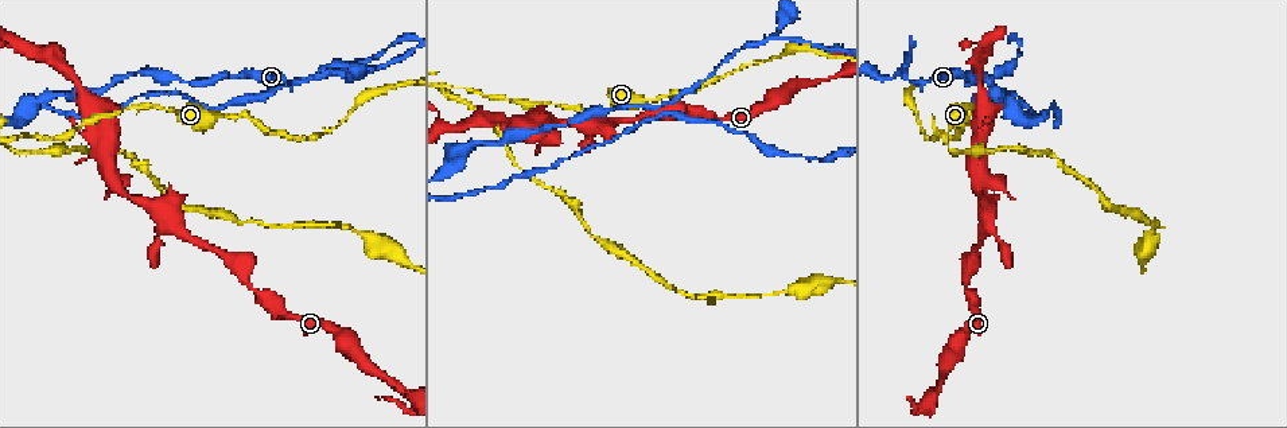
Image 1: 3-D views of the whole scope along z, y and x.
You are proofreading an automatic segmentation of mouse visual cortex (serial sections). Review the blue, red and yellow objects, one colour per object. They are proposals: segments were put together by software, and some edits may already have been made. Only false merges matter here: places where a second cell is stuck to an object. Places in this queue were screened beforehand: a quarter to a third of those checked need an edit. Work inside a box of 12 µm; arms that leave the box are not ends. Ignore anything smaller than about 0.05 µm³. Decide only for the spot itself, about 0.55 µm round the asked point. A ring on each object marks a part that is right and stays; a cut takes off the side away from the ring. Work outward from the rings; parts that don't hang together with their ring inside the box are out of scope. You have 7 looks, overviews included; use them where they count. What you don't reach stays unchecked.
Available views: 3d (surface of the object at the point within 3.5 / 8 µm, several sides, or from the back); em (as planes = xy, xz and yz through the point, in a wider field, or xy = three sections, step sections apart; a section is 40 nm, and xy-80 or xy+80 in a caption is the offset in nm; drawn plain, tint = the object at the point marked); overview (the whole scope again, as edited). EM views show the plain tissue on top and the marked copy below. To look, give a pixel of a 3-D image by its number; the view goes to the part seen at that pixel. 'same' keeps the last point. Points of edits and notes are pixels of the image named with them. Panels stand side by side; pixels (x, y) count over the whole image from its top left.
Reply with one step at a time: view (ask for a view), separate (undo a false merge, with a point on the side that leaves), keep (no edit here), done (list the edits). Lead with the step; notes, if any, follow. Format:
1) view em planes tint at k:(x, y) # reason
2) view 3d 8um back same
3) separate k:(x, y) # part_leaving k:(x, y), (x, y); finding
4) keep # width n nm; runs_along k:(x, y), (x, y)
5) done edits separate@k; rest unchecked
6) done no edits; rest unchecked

view 3d 3.5um at 1:(900, 72) # thick turns thin

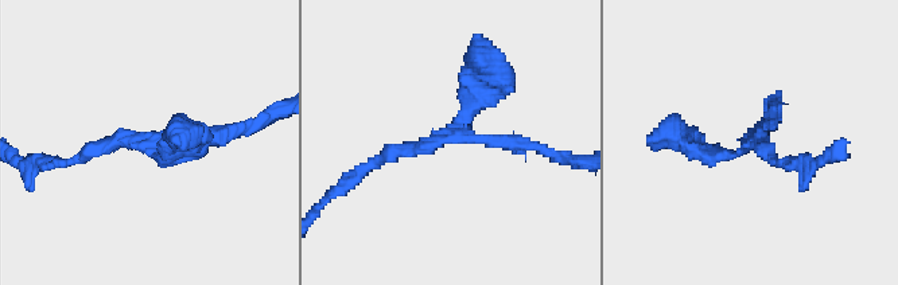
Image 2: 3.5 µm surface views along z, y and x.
view em xy step 2 tint at 2:(753, 141)

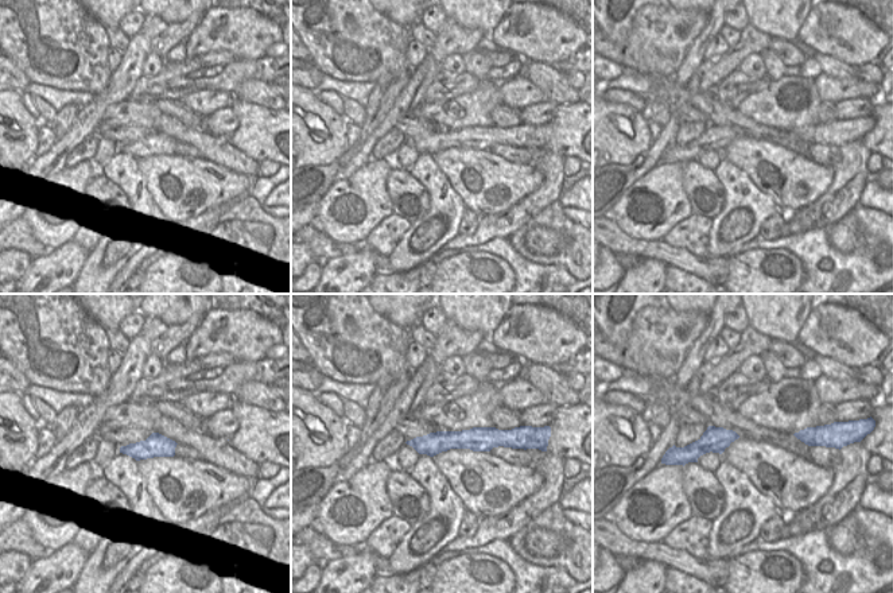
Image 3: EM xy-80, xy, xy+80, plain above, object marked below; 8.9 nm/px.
view em xy step 3 tint same

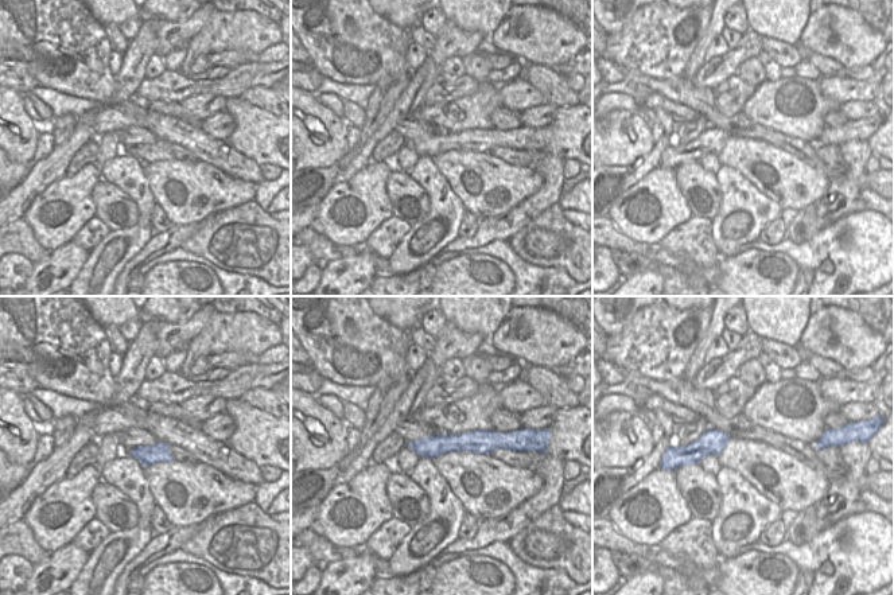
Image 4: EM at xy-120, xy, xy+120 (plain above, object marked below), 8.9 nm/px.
keep # runs_along 2:(366, 163), (444, 139), (482, 70); all the same cell

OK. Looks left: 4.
view 3d 3.5um at 1:(116, 183) # thick turns thin

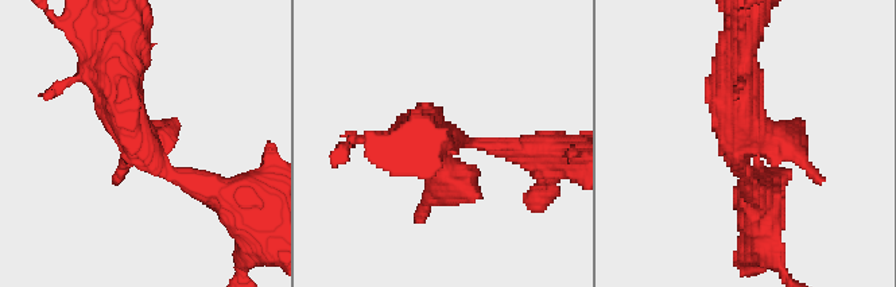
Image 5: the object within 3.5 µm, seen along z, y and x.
view em xy step 3 tint at 5:(744, 137) # now the EM

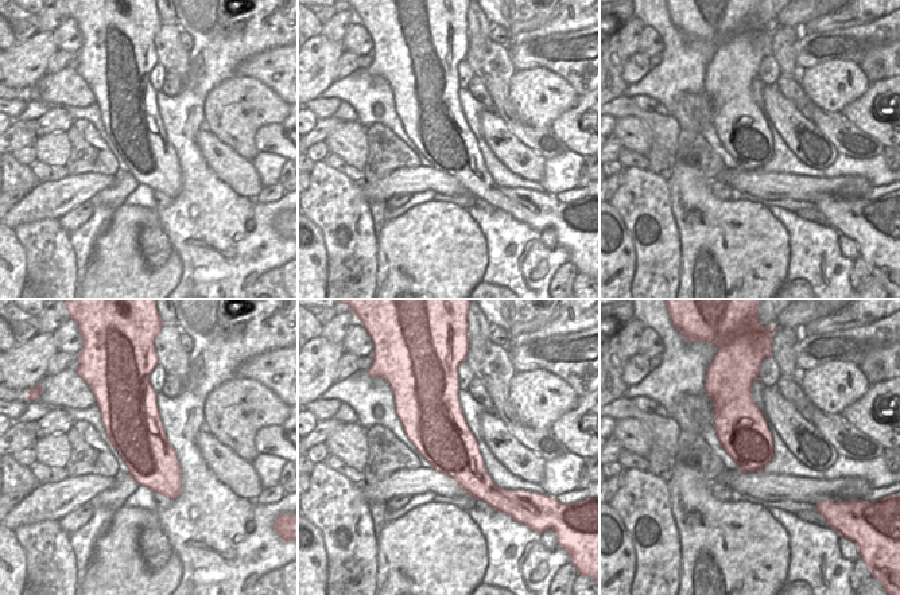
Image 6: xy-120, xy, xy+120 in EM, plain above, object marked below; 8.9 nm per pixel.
keep # runs_along 5:(205, 189), (131, 131), (115, 53); all the same cell

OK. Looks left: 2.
view 3d 3.5um at 1:(984, 106) # a fork

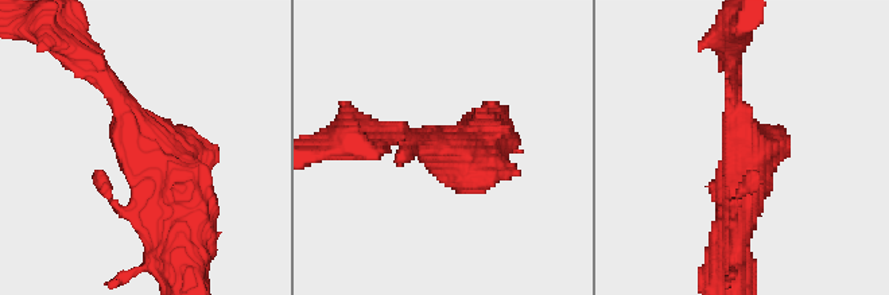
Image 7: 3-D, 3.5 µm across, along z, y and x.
view em xy step 1 tint at 7:(748, 149)

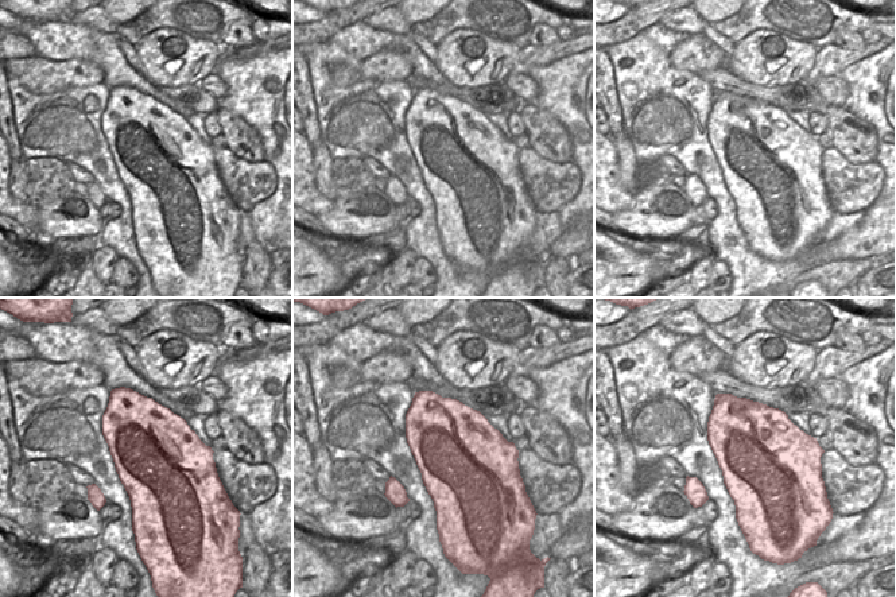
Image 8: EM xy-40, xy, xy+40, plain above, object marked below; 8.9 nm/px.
keep # runs_along 7:(181, 251), (181, 189), (117, 93); one cell here

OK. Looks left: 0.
done no edits; rest unchecked

